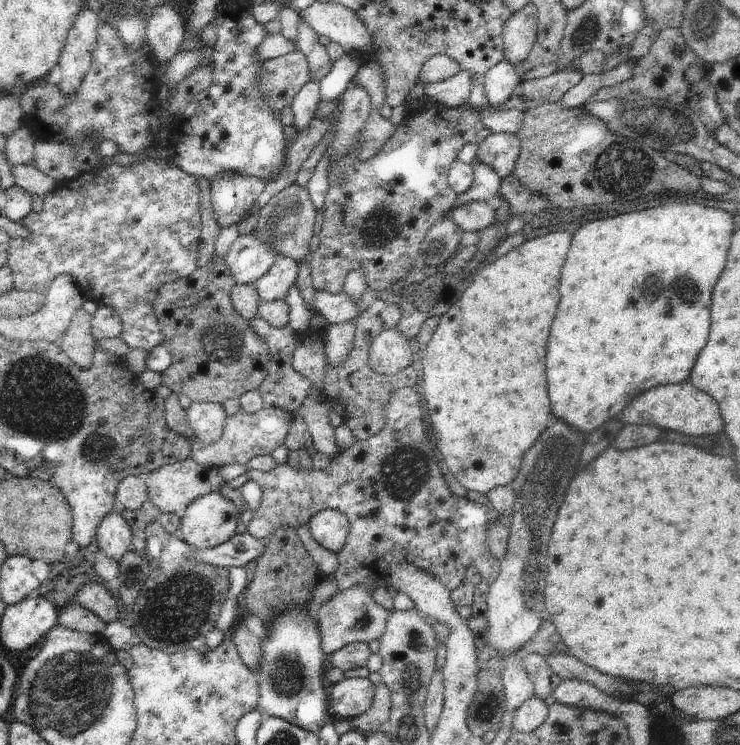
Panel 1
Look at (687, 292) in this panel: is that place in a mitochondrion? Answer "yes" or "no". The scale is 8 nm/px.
yes

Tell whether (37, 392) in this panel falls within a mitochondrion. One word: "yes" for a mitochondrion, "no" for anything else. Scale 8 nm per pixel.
yes

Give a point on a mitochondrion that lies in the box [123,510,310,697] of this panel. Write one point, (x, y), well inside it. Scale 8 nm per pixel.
(174, 611)

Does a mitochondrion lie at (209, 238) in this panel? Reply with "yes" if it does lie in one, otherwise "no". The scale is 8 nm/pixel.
no

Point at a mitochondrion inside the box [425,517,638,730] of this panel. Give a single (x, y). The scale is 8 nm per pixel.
(486, 713)

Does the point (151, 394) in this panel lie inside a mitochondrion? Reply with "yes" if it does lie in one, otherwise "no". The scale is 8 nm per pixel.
no

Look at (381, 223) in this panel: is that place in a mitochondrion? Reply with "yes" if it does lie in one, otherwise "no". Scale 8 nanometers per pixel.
yes

